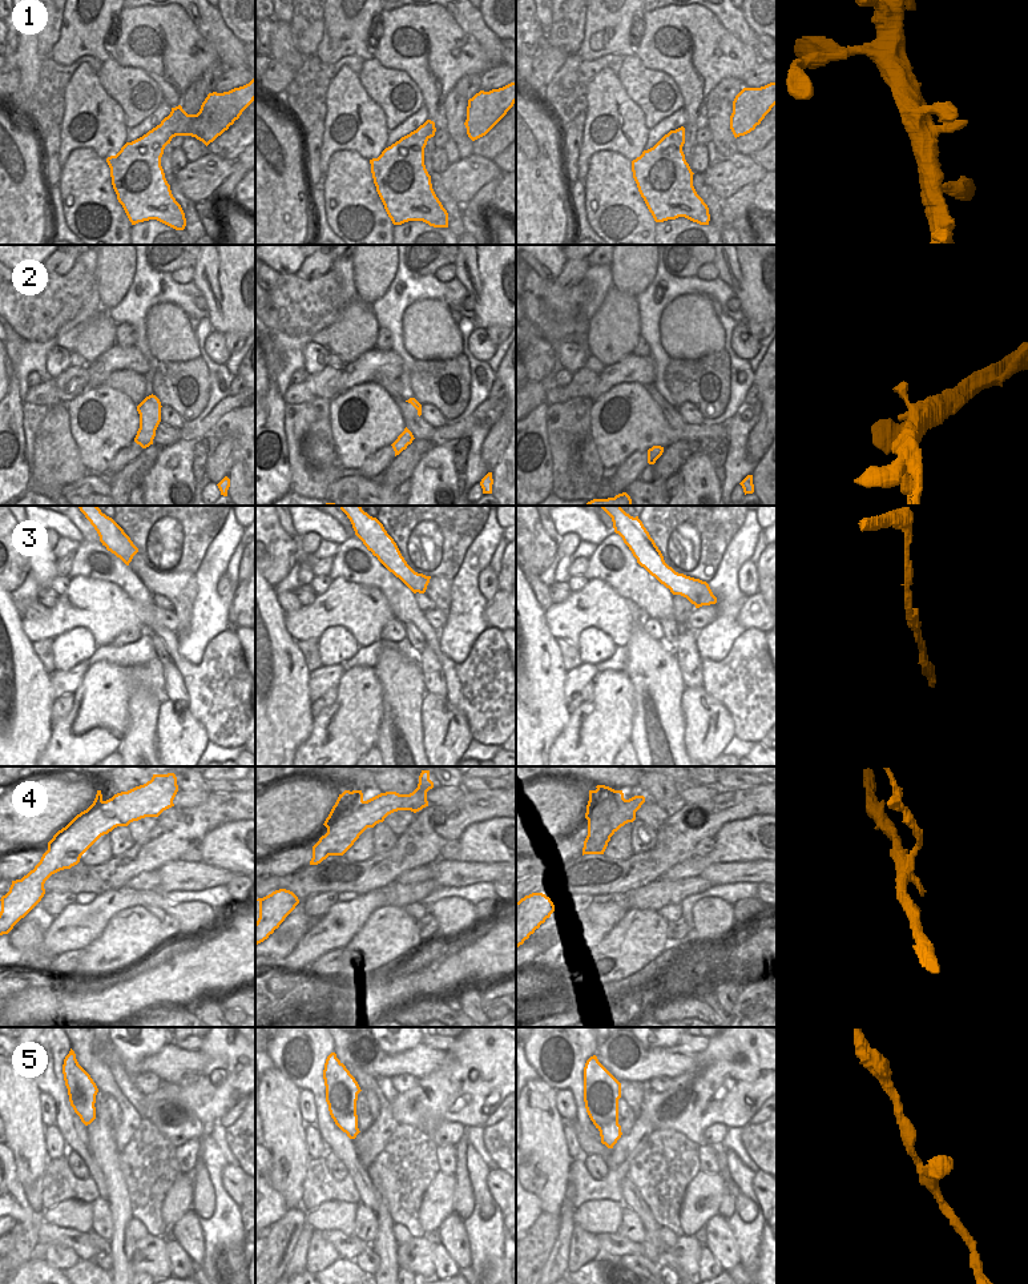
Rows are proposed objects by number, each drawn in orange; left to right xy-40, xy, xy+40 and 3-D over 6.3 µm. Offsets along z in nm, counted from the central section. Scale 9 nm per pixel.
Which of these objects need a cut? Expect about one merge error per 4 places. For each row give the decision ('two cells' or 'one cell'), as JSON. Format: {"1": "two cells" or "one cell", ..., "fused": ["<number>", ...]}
{"1": "one cell", "2": "one cell", "3": "one cell", "4": "two cells", "5": "one cell", "fused": ["4"]}

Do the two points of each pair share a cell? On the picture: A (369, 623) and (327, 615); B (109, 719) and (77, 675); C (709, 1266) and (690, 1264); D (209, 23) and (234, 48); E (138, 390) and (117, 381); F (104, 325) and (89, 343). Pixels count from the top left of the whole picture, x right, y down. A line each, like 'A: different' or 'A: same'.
A: same
B: different
C: different
D: same
E: same
F: same

